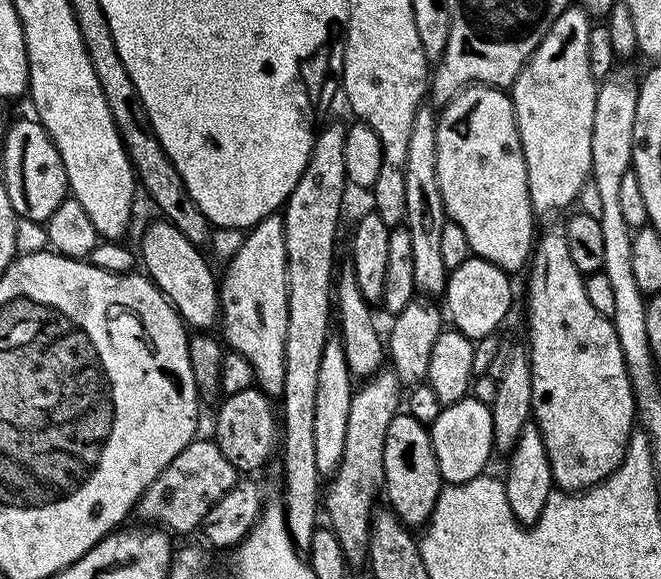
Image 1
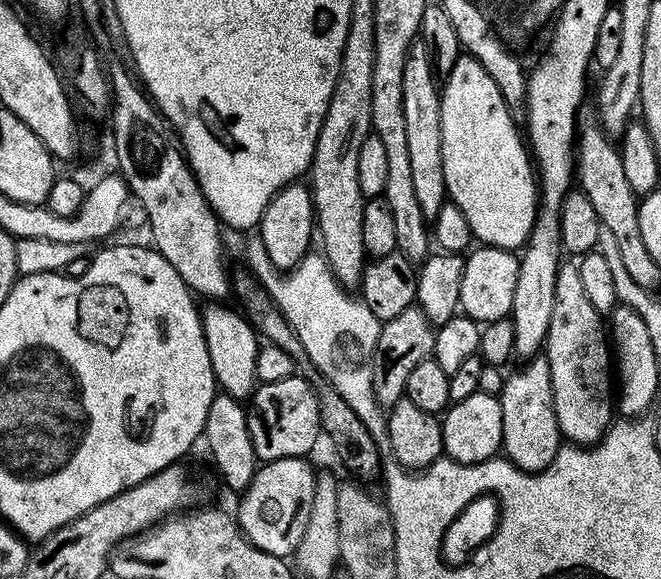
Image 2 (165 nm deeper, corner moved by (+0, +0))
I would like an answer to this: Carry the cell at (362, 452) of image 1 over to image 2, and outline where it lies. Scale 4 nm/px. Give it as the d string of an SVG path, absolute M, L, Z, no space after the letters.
M415 306L402 310L402 314L381 323L378 342L372 355L372 385L376 401L380 405L391 406L405 399L406 378L410 378L410 370L414 370L418 362L432 356L435 337L434 326L422 314L422 310Z

